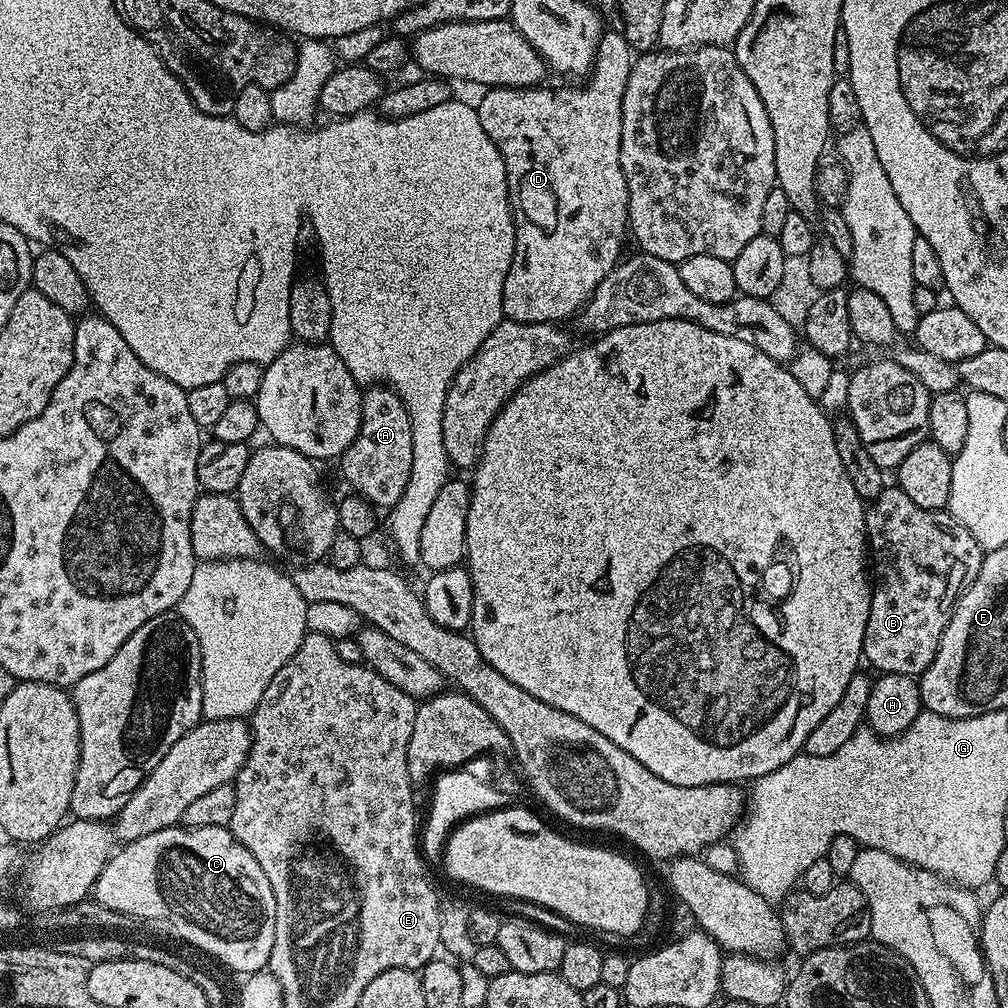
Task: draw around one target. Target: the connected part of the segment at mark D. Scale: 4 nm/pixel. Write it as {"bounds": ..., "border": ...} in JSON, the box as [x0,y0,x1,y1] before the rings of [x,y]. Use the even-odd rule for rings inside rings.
{"bounds":[475,30,634,324],"border":[[[619,30],[605,31],[604,37],[600,40],[600,45],[596,51],[596,63],[592,65],[590,75],[581,88],[548,88],[549,86],[537,86],[534,88],[488,88],[485,91],[485,96],[481,98],[480,104],[475,105],[476,113],[478,114],[478,122],[482,122],[482,130],[486,130],[486,134],[490,138],[490,142],[494,142],[494,146],[498,146],[498,150],[504,159],[506,166],[506,178],[508,179],[508,200],[512,204],[512,214],[510,219],[516,223],[516,245],[514,246],[514,258],[510,270],[506,274],[506,282],[502,286],[502,306],[504,307],[504,314],[507,319],[517,320],[518,322],[530,322],[531,324],[546,324],[549,322],[564,322],[567,316],[575,317],[580,309],[588,303],[592,292],[600,283],[602,278],[606,278],[606,274],[610,274],[612,269],[616,267],[618,261],[621,259],[622,253],[620,251],[624,248],[624,232],[629,231],[628,227],[628,187],[626,186],[626,178],[622,174],[622,162],[620,161],[620,143],[622,142],[622,94],[626,90],[626,82],[630,78],[630,70],[632,69],[632,62],[634,59],[634,49],[630,42],[626,42],[626,38]]]}

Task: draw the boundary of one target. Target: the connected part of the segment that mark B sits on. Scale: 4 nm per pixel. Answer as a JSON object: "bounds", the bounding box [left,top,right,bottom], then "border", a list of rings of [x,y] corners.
{"bounds":[863,486,985,678],"border":[[[885,486],[867,505],[864,514],[866,544],[870,549],[870,560],[876,563],[876,572],[871,577],[872,601],[870,618],[866,622],[863,659],[877,669],[877,673],[906,674],[919,678],[934,662],[942,634],[956,611],[956,602],[969,577],[978,574],[985,553],[974,542],[974,534],[966,530],[951,512],[934,508],[923,508],[910,498],[899,486]]]}

